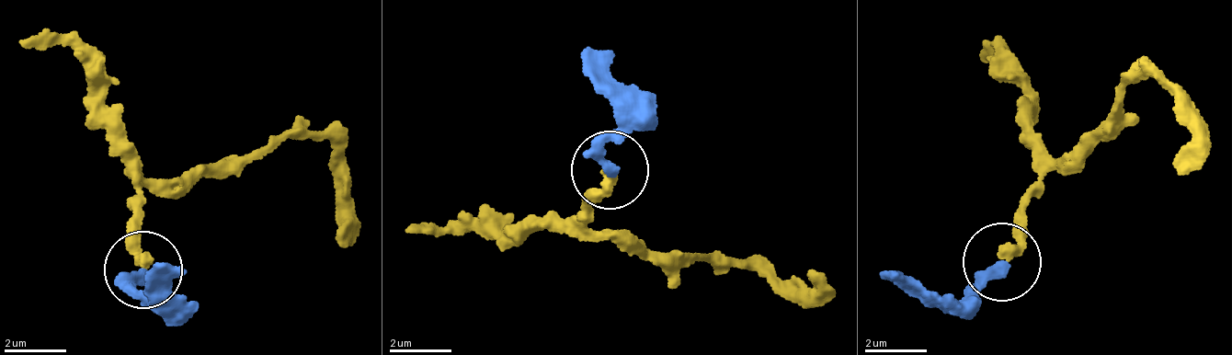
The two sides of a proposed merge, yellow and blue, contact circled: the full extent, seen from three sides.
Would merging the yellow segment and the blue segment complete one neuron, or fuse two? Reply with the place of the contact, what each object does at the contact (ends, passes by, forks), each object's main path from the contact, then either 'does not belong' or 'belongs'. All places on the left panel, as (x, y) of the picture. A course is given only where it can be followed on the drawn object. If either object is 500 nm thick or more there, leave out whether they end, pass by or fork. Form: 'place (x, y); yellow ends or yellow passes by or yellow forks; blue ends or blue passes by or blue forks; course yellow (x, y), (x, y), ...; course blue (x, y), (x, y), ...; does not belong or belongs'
place (142, 269); yellow ends; blue ends; course yellow (141, 268), (134, 209), (149, 177), (245, 171), (287, 136), (330, 139), (341, 175), (341, 244); course blue (141, 268), (132, 280), (153, 306), (165, 301), (164, 262); belongs

